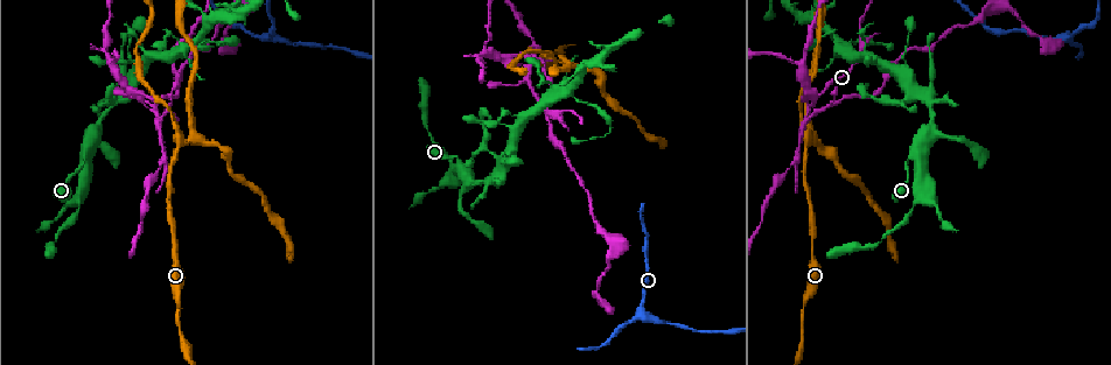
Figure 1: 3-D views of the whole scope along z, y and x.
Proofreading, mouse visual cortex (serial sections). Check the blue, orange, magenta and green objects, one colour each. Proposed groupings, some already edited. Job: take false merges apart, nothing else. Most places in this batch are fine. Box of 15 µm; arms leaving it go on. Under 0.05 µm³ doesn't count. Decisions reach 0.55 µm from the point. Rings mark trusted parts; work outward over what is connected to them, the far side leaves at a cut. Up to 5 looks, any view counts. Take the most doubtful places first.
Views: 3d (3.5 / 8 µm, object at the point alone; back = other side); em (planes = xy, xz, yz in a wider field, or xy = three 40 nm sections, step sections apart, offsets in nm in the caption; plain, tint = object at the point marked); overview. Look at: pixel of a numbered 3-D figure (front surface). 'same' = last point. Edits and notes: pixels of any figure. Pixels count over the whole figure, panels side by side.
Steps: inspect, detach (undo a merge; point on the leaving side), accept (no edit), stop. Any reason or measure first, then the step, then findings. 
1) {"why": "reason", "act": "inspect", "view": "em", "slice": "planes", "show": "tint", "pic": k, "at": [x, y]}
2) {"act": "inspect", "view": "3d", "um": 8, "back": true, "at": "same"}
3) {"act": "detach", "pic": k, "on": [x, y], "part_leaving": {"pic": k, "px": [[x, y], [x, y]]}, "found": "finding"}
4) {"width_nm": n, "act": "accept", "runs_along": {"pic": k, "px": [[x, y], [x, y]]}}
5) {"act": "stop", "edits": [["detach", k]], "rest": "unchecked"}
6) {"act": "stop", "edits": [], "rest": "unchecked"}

{"why": "looks like a crossing", "act": "inspect", "view": "3d", "um": 8, "pic": 1, "at": [805, 142]}

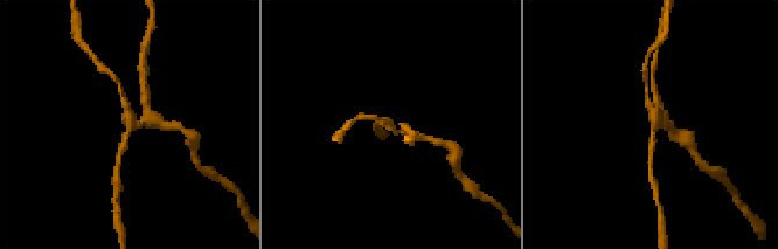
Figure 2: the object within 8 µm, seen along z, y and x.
{"arms": 4, "arm_widths_nm": [150, 200, 200, 250], "act": "inspect", "view": "em", "slice": "xy", "step": 5, "show": "tint", "pic": 2, "at": [131, 127]}

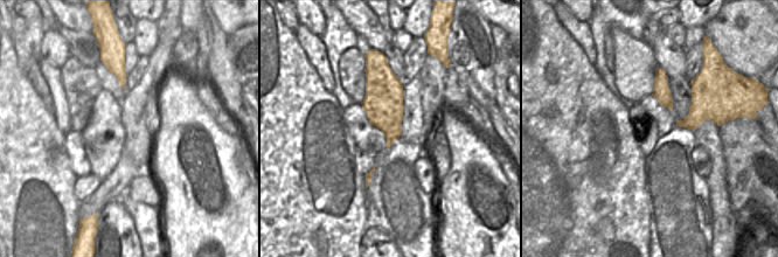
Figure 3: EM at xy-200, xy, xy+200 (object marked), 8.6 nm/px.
{"act": "detach", "pic": 2, "on": [152, 120], "part_leaving": {"pic": 2, "px": [[654, 123], [661, 117], [654, 90]]}, "found": "two cells meet here"}

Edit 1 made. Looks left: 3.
{"why": "redraw", "act": "inspect", "view": "overview"}

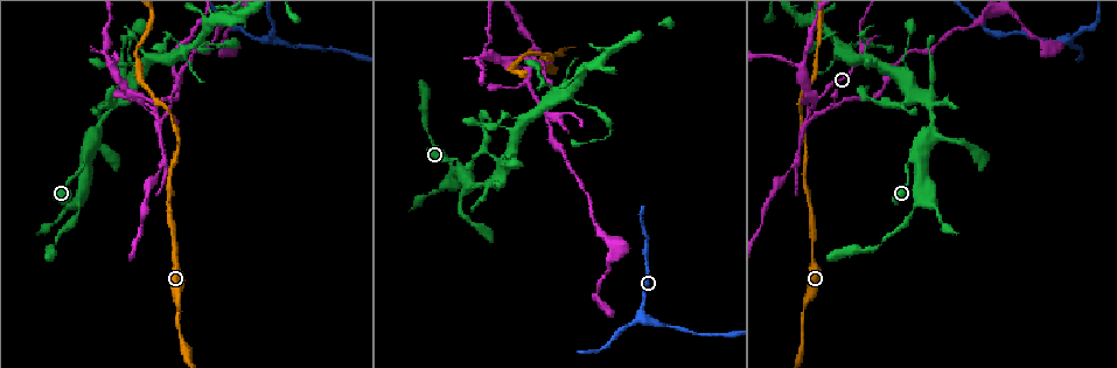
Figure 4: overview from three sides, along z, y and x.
{"why": "sudden change in width", "act": "inspect", "view": "3d", "um": 3.5, "pic": 4, "at": [177, 308]}

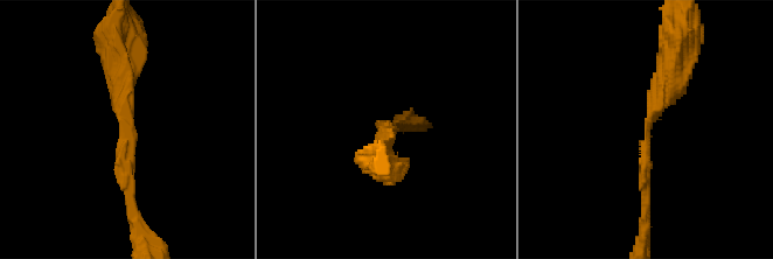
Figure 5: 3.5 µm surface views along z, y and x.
{"arm_widths_nm": [150, 350], "why": "shape alone is not enough", "act": "inspect", "view": "em", "slice": "xy", "step": 2, "show": "tint", "pic": 5, "at": [126, 128]}

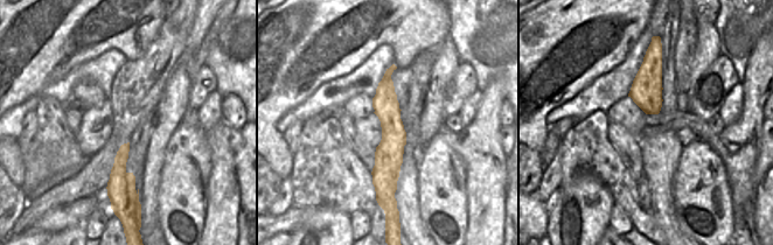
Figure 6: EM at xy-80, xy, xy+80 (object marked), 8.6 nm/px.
{"width_nm": 220, "act": "accept", "runs_along": {"pic": 6, "px": [[389, 71], [389, 158], [378, 184]]}, "found": "one cell here"}

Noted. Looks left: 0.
{"act": "stop", "edits": [["detach", 2]], "rest": "unchecked"}

